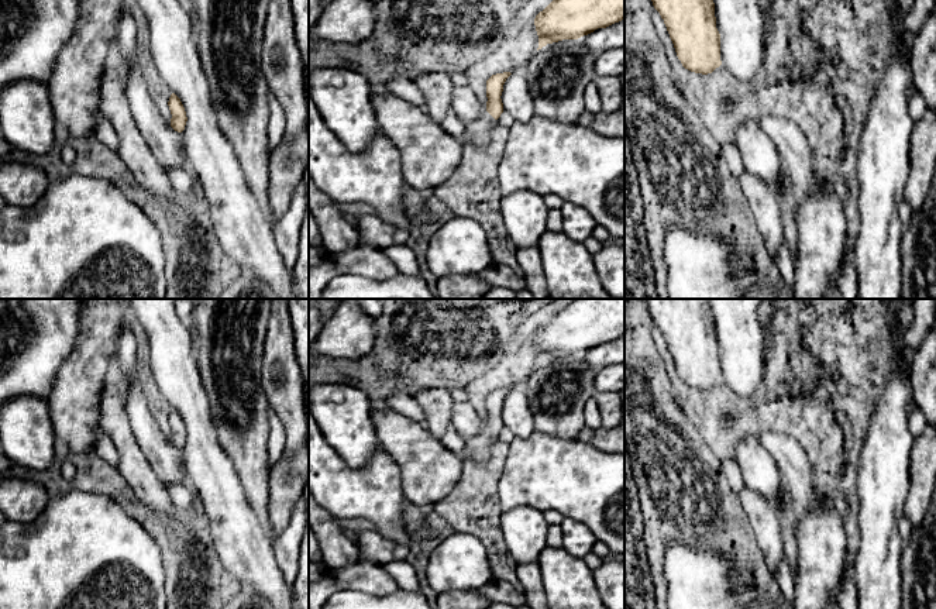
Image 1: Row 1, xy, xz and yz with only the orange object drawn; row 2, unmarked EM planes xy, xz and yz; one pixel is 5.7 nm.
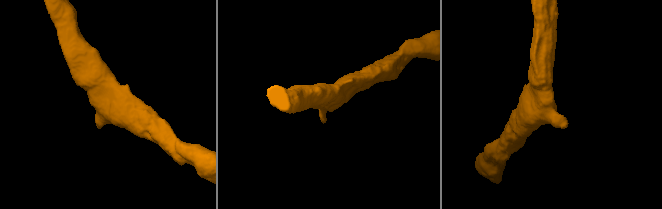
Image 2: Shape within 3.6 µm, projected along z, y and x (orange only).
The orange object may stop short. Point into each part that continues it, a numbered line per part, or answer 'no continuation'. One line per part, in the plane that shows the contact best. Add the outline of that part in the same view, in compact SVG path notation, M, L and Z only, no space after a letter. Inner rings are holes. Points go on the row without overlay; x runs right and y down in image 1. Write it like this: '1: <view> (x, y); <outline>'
1: xz (478, 447); M488 429L467 440L465 451L468 453L468 461L476 462L479 465L485 465L491 460L491 445L496 436Z

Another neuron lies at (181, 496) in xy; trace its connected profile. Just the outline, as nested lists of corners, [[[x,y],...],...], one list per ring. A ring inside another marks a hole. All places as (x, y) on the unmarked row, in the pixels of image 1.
[[[164,485],[172,503],[178,509],[186,509],[193,502],[193,492],[185,485]]]

